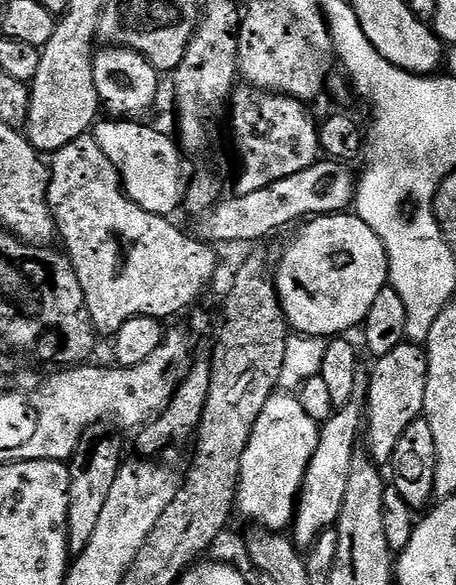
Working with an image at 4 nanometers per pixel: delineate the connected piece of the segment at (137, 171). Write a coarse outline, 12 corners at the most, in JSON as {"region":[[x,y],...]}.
{"region":[[132,118],[94,135],[124,191],[171,217],[186,187],[171,135]]}

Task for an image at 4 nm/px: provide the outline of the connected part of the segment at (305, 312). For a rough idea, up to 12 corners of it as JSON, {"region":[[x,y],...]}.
{"region":[[355,214],[309,219],[275,273],[291,331],[359,329],[389,283]]}

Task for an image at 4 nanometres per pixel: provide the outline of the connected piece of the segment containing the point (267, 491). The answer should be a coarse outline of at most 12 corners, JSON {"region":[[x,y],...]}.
{"region":[[299,395],[268,399],[242,458],[236,508],[283,533],[321,425]]}

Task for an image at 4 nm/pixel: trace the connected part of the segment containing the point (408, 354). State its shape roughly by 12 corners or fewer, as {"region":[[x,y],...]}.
{"region":[[405,342],[367,381],[366,440],[377,465],[423,415],[427,351]]}

